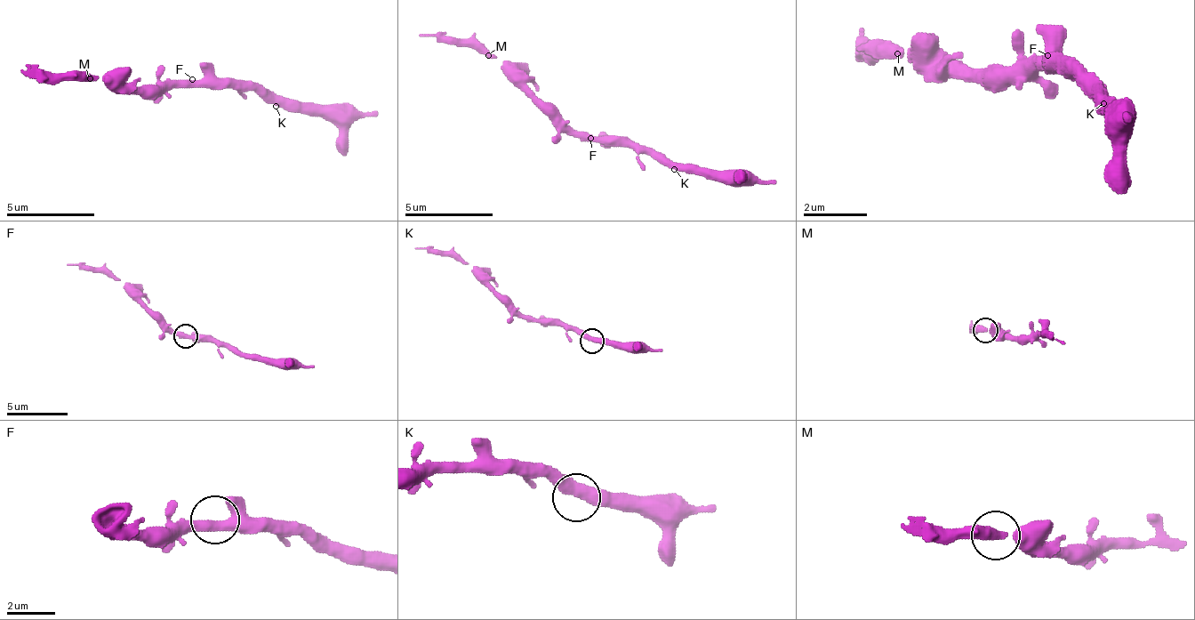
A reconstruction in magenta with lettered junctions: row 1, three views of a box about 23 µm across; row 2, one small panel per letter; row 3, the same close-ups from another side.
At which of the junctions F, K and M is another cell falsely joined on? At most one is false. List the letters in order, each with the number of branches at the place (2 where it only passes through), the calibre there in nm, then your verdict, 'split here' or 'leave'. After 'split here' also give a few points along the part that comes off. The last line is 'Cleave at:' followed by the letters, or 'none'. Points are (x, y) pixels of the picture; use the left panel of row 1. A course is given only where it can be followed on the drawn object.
F: 2 branches meet; 400 nm thick; leave
K: 2 branches meet; 440 nm thick; leave
M: 2 branches meet; 340 nm thick; leave
Cleave at: none

